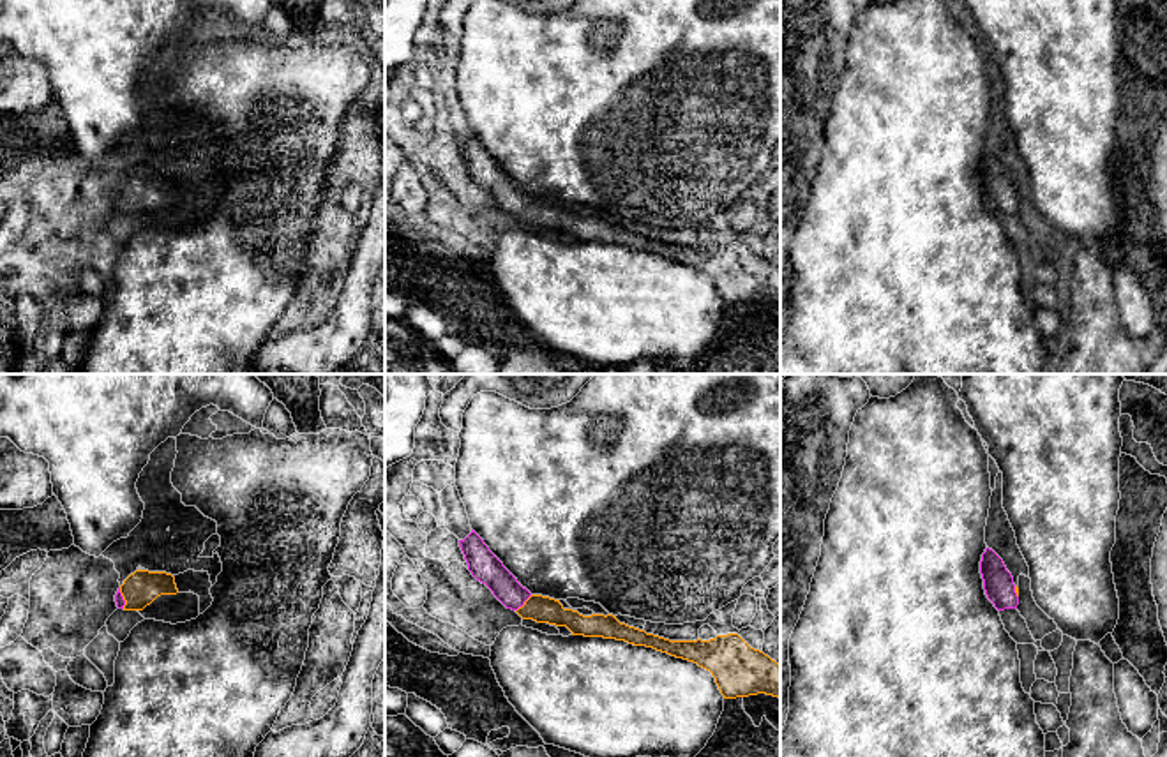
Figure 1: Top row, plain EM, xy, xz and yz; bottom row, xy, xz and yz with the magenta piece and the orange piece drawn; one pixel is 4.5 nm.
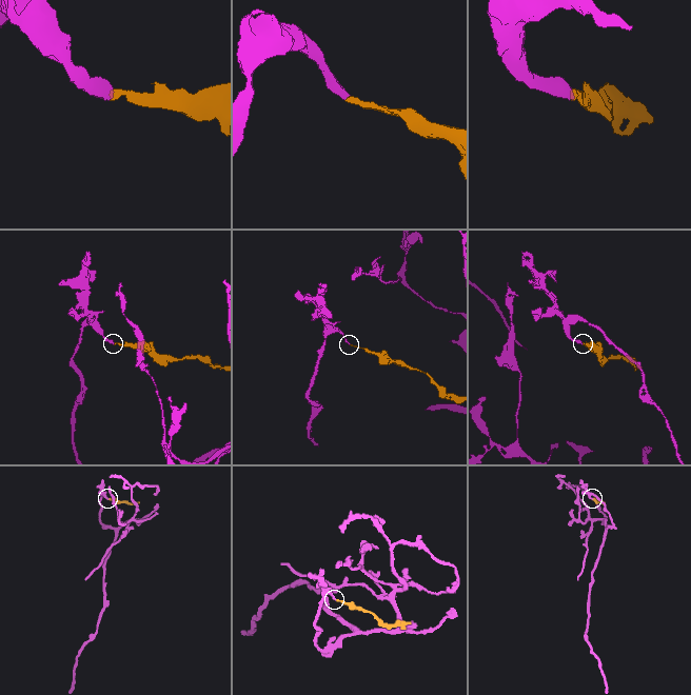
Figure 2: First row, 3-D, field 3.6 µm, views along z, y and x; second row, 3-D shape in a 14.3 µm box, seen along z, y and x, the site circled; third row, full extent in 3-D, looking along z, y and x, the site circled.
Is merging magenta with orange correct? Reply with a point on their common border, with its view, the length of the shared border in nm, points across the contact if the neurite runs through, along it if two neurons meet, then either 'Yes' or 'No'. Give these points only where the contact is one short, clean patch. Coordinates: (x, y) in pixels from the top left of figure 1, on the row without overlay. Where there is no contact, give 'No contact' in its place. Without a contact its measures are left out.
Touches magenta at xz (523, 209). Shared border 110 nm. Path across: xz (484, 170), (523, 209), (542, 214). Yes

